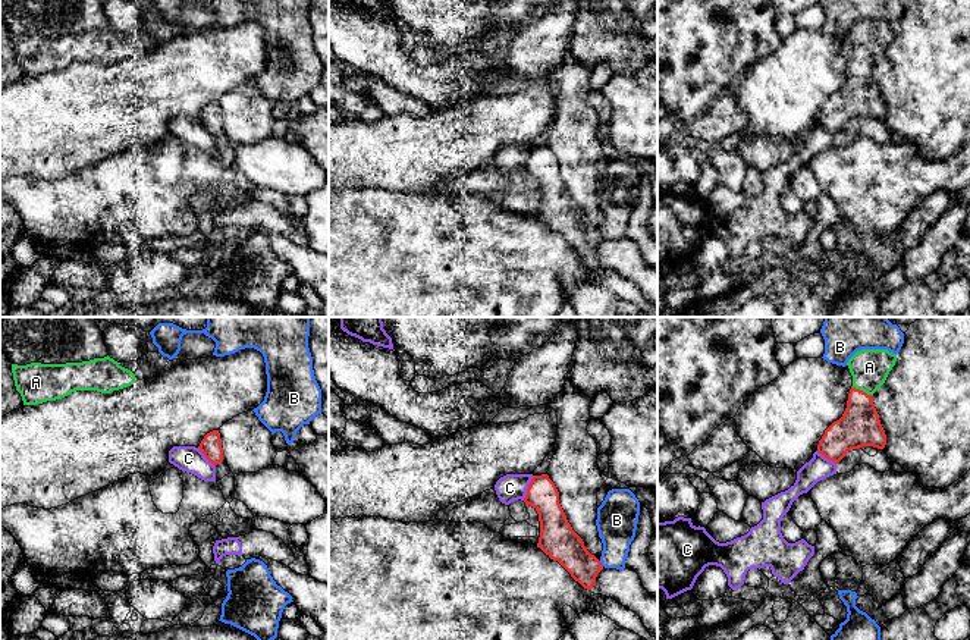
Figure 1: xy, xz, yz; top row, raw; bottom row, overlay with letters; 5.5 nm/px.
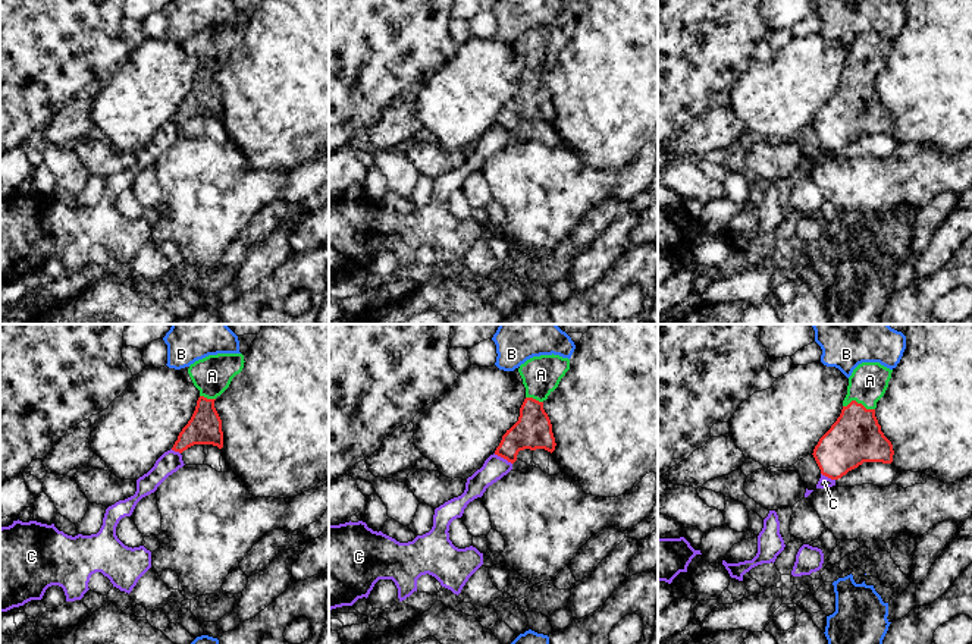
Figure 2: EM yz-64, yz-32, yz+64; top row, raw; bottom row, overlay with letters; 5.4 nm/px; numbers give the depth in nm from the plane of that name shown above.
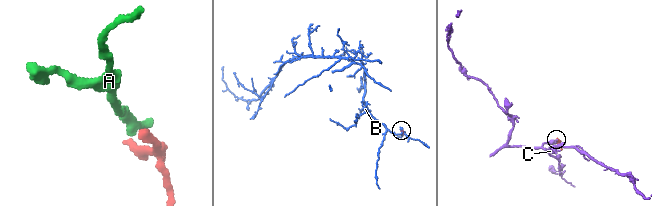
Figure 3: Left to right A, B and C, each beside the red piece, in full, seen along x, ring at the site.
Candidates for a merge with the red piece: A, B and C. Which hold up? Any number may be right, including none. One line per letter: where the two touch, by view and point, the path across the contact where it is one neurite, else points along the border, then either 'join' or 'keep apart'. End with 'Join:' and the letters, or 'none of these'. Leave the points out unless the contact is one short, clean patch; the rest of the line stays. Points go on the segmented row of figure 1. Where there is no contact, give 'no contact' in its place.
A: meets red in yz at (862, 391); runs through yz (860, 426), (862, 391), (869, 367); join
B: meets red in xz at (600, 564); keep apart
C: meets red in xz at (529, 488); border along xz (533, 476), (523, 499); keep apart
Join: A

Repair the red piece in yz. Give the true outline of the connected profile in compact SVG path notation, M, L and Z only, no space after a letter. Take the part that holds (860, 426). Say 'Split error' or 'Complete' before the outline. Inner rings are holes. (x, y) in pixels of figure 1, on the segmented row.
Split error. M861 349L847 363L853 376L847 408L817 445L817 452L839 462L848 451L863 446L883 449L886 434L873 404L873 393L885 383L897 355L888 349Z

